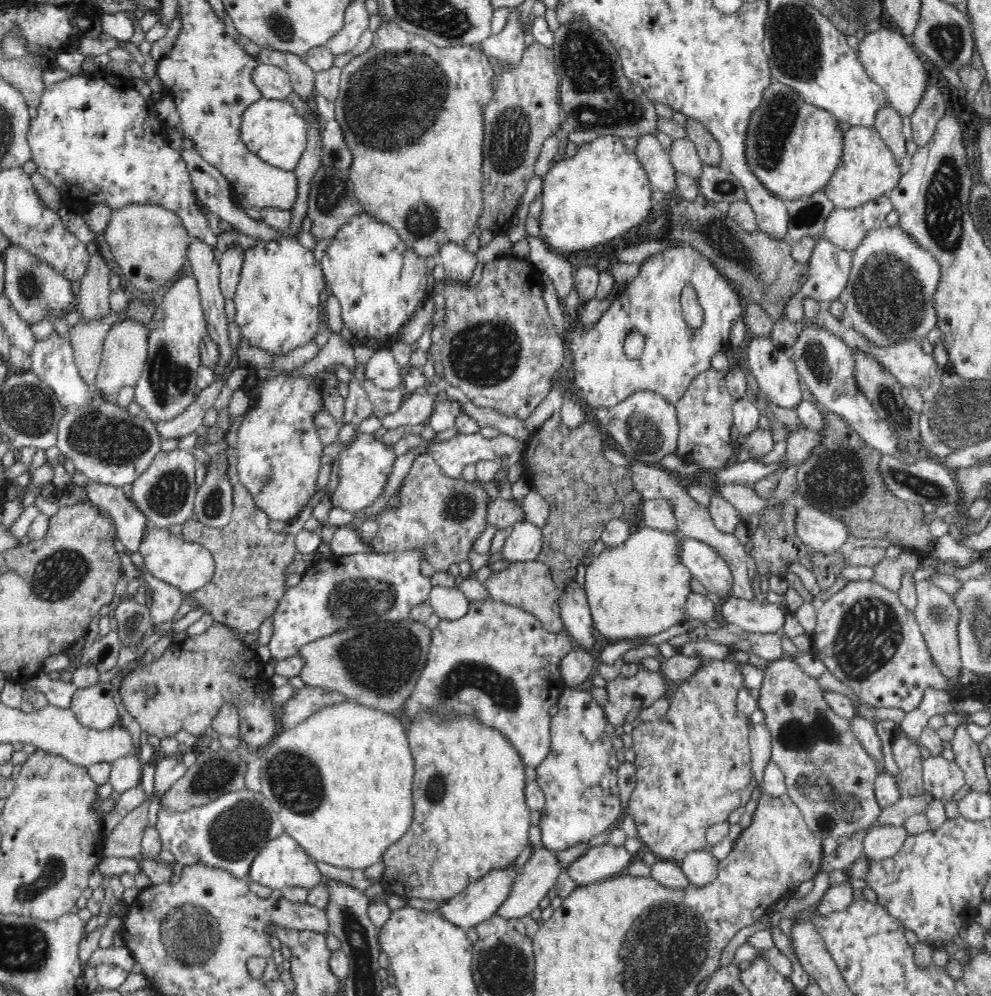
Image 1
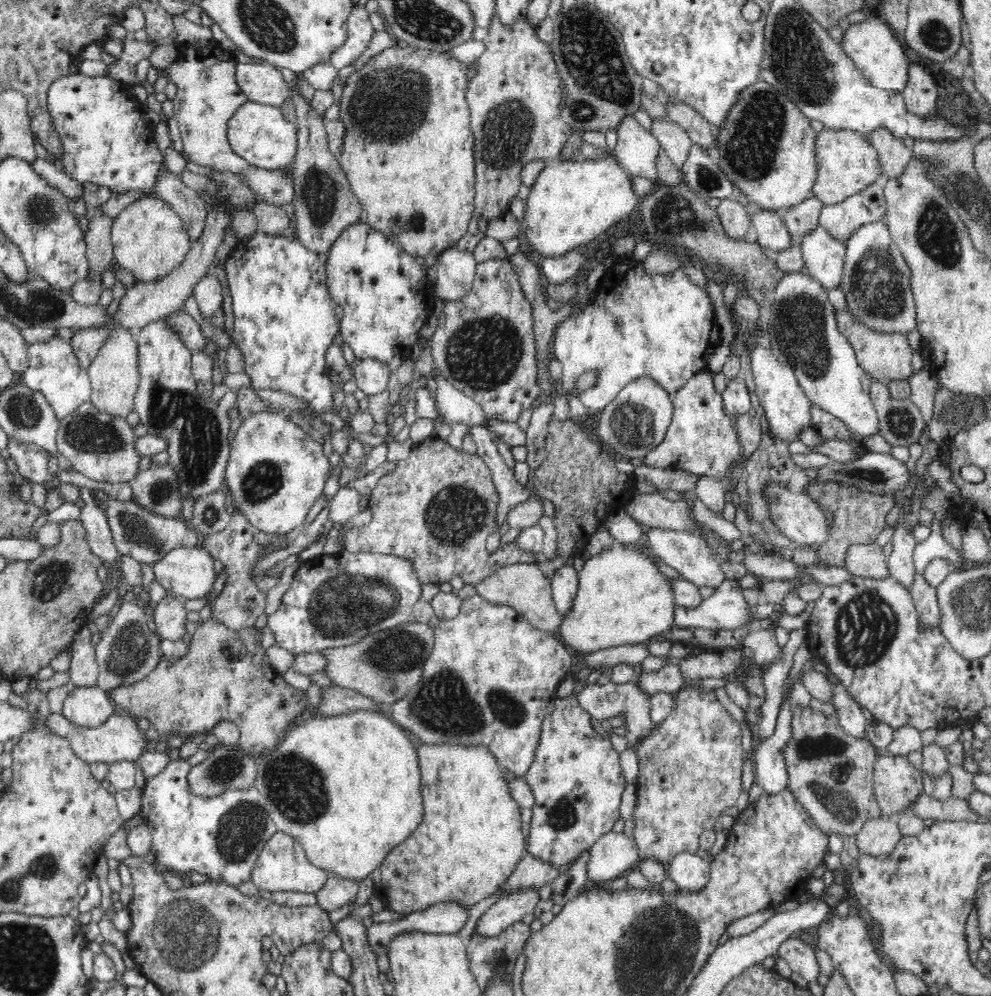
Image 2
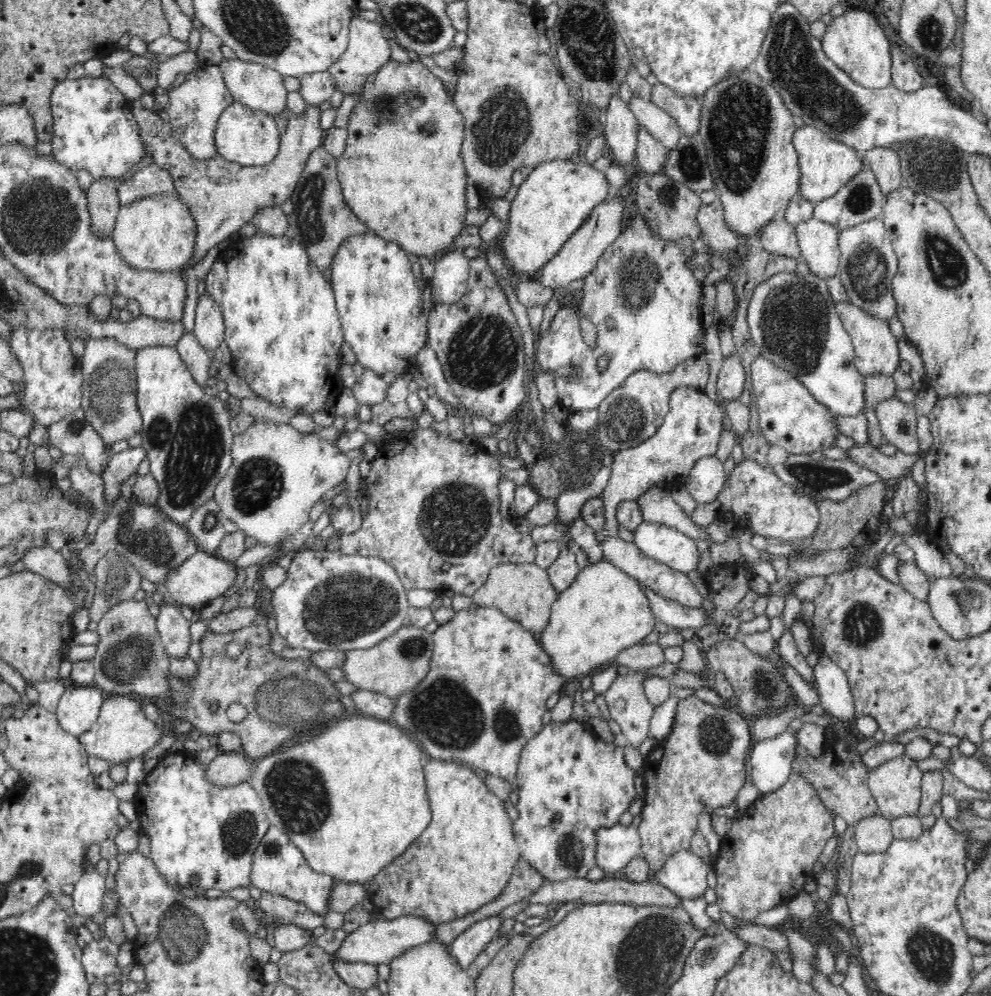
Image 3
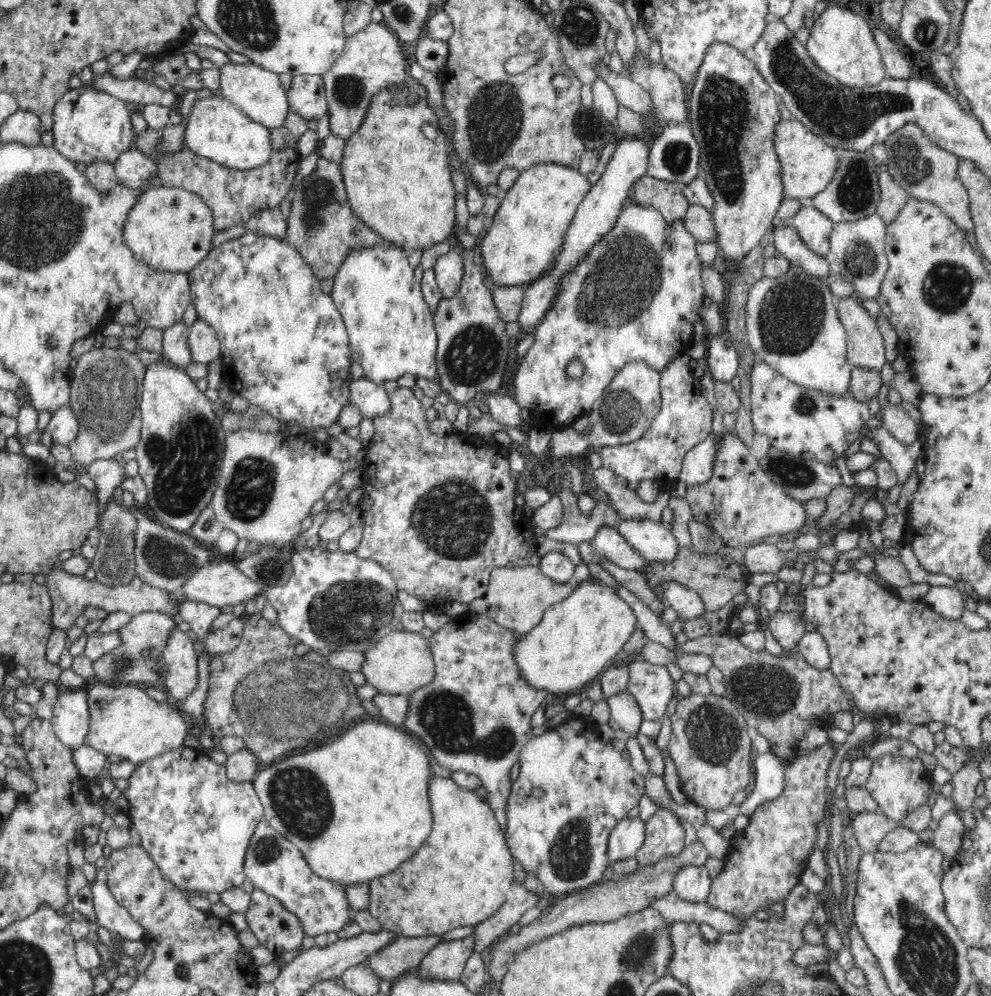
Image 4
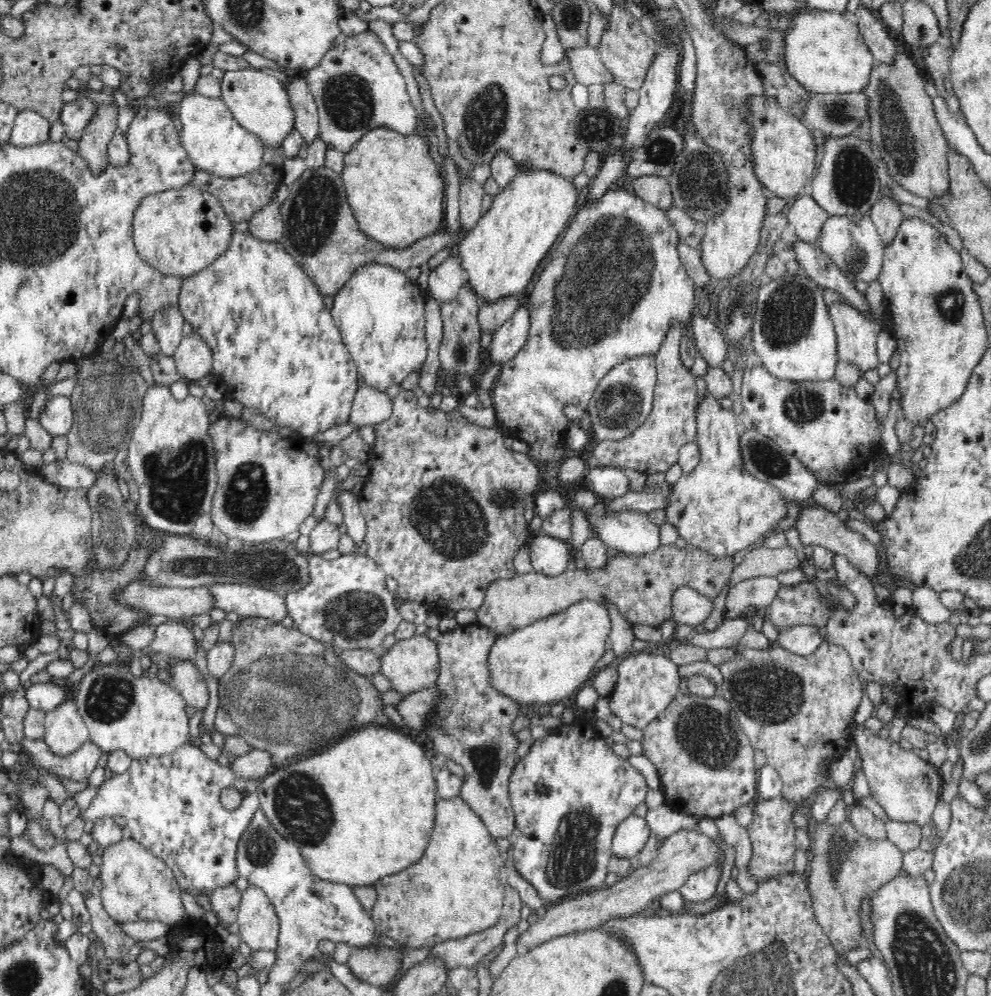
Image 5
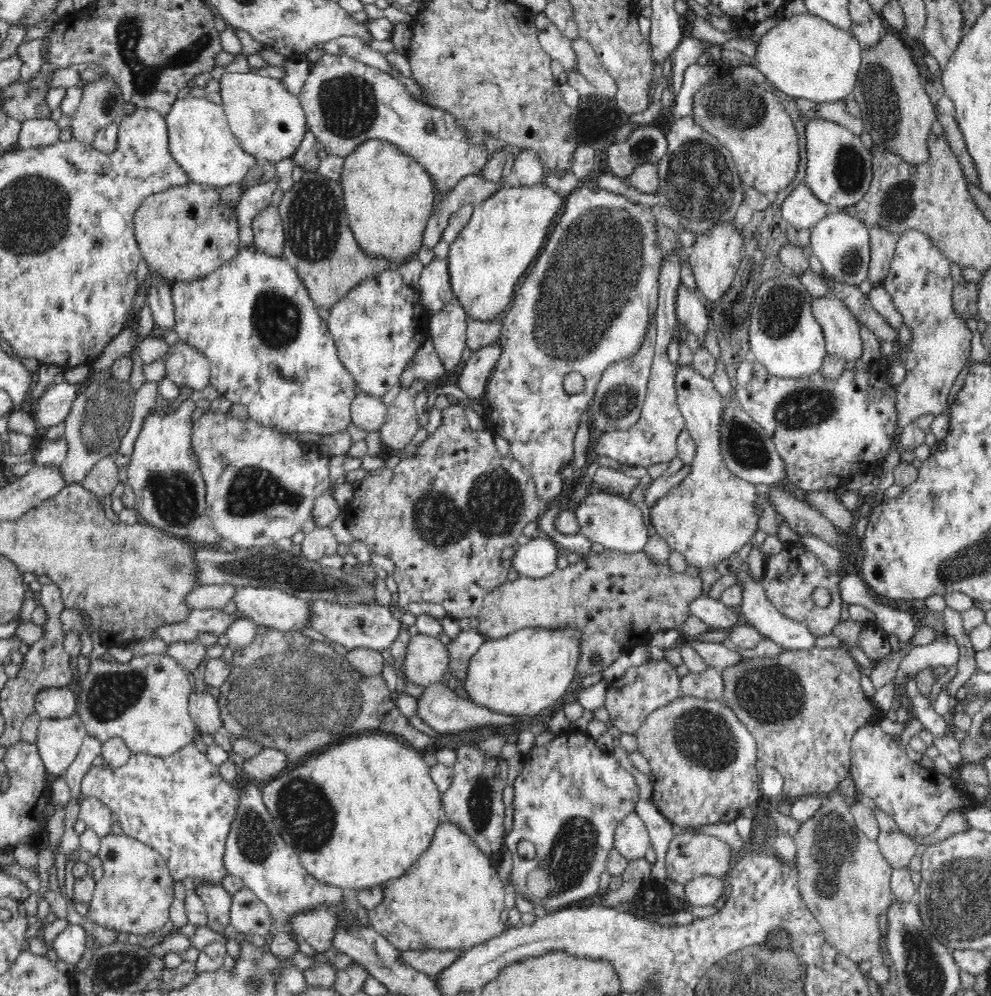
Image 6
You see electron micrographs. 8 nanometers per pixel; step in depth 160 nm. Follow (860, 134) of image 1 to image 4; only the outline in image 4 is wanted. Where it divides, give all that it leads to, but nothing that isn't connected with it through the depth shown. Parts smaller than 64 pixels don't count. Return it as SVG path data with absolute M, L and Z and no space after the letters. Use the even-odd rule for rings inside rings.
M791 117L788 121L780 121L775 127L774 152L778 153L779 176L782 177L785 197L803 202L813 200L834 178L834 170L838 168L838 151L798 119Z

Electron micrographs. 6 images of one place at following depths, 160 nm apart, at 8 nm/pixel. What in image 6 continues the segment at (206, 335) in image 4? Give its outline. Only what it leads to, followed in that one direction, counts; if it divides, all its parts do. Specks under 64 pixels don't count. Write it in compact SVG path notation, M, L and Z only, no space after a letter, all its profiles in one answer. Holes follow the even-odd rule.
M176 343L163 358L166 376L182 390L201 391L208 386L210 363L206 355L192 346Z

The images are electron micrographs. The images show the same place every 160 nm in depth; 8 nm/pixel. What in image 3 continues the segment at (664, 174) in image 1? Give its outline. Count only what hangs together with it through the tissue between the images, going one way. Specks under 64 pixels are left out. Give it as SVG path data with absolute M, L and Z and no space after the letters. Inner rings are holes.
M618 95L612 96L606 112L607 149L612 149L620 164L632 164L636 160L639 120Z

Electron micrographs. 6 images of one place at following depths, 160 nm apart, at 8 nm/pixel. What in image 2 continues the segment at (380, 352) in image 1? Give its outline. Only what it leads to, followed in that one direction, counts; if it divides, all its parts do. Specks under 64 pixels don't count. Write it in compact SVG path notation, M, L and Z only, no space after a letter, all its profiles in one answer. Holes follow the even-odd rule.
M365 358L357 360L353 378L357 388L370 396L381 393L387 387L390 373L388 363L382 363L376 358Z

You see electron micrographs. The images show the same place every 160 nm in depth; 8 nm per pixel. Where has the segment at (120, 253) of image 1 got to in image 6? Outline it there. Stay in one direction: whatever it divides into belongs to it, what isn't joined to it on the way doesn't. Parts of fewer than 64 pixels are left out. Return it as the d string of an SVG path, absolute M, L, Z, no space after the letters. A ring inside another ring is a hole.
M190 181L143 200L133 218L144 260L170 282L195 281L231 261L242 248L237 208L222 202L216 188Z

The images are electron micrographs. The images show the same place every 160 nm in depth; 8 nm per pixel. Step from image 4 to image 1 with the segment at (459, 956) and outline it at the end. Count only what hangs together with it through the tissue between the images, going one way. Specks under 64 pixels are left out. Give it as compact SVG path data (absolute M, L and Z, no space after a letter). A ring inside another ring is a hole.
M536 847L516 876L508 898L494 915L506 919L522 918L537 906L544 905L548 891L554 887L558 874L563 871L557 854L546 847Z

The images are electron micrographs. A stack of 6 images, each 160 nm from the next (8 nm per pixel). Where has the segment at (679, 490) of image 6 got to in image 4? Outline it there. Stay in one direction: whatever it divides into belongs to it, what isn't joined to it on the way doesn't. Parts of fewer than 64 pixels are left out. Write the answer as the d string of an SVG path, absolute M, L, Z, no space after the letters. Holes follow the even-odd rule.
M725 431L725 439L717 444L714 438L714 466L710 478L703 484L687 486L683 496L692 508L692 518L720 534L727 547L757 544L764 536L783 535L797 531L806 522L806 508L764 473L758 459L750 455L749 447L739 437Z

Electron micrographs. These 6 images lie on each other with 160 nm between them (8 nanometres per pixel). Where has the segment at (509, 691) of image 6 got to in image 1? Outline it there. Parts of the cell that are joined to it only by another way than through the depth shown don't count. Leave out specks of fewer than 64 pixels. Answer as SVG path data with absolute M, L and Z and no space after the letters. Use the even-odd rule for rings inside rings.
M648 526L630 533L628 540L617 547L608 547L586 566L586 581L582 583L587 595L593 619L593 628L600 638L622 640L624 638L642 638L660 634L670 627L687 621L686 598L692 593L690 570L682 564L679 552L681 538L686 537L680 530L674 533Z

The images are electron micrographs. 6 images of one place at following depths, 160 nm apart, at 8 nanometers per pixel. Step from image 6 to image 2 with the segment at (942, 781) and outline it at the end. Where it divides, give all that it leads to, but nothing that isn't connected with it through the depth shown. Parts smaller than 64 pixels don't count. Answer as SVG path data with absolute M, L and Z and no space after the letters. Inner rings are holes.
M880 753L873 770L873 789L877 805L886 818L898 817L907 812L911 804L923 792L922 771L915 769L902 755Z

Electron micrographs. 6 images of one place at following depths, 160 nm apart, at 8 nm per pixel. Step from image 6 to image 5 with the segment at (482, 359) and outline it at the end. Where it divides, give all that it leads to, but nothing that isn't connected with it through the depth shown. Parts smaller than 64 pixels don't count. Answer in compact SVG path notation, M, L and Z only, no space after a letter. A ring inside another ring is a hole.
M519 305L512 318L492 333L492 343L484 356L483 365L486 366L486 370L493 364L504 364L512 360L525 346L528 330L530 330L530 313L526 312L526 305Z

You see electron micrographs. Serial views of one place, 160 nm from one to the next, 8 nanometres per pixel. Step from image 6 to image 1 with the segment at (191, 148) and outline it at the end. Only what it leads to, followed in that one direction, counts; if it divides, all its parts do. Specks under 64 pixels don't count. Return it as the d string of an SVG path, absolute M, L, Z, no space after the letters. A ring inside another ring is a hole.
M262 98L254 102L254 105L251 105L245 111L245 114L242 116L241 124L241 138L250 152L258 155L264 162L276 168L290 171L295 170L303 152L307 148L309 128L305 115L300 116L298 110L296 110L292 104L286 102L286 100L269 100L268 98Z

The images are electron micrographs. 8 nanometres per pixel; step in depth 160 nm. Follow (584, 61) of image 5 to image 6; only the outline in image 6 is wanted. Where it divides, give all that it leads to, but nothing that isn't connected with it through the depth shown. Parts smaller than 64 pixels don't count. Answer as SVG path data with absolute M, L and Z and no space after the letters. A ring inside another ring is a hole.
M544 14L533 16L534 27L538 29L538 40L542 48L551 56L551 59L562 63L568 71L578 71L576 51L572 49L572 43L566 38L556 25Z

